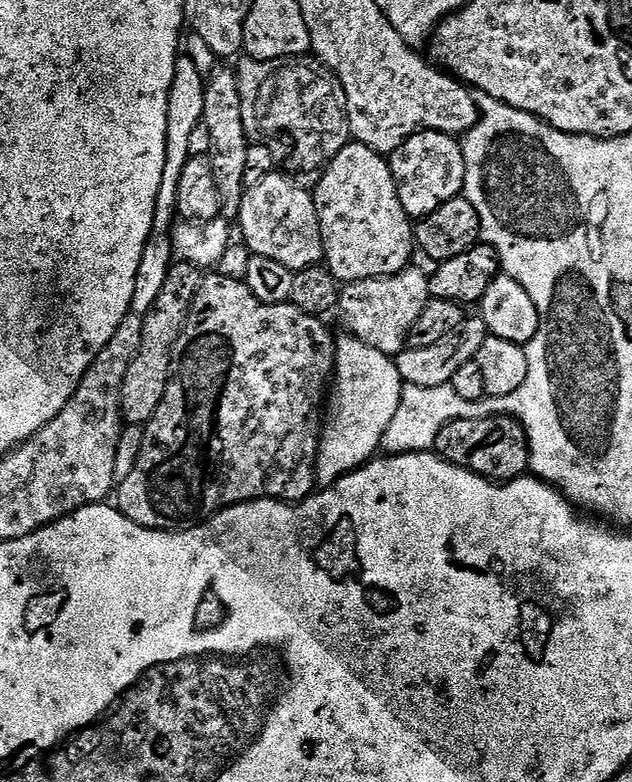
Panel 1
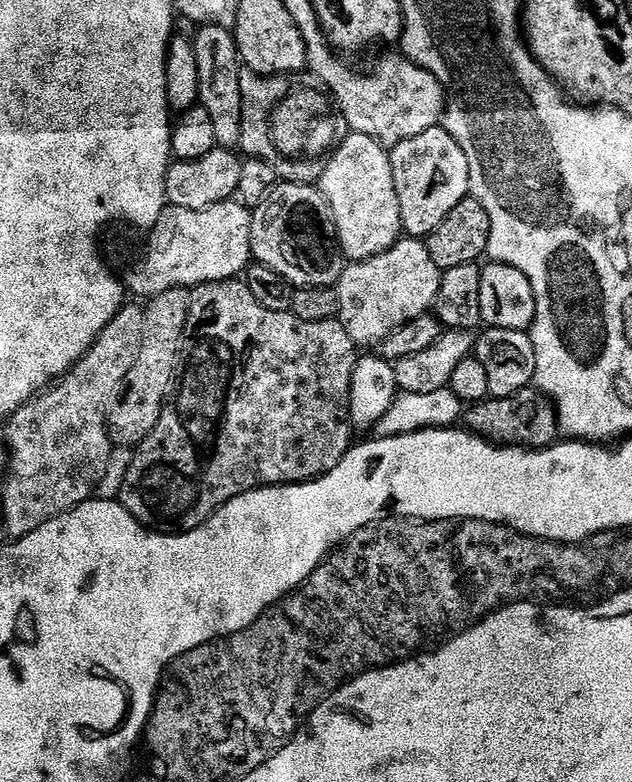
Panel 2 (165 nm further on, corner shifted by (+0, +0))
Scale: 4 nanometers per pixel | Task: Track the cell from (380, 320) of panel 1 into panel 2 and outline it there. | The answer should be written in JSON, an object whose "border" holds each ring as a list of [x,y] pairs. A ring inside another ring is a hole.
{"border":[[[401,238],[393,248],[382,254],[351,261],[341,274],[340,281],[334,285],[340,303],[338,319],[341,326],[357,346],[380,345],[387,336],[394,334],[394,330],[398,330],[398,326],[406,326],[406,322],[425,315],[435,305],[441,271],[430,258],[427,243],[420,238]]]}

